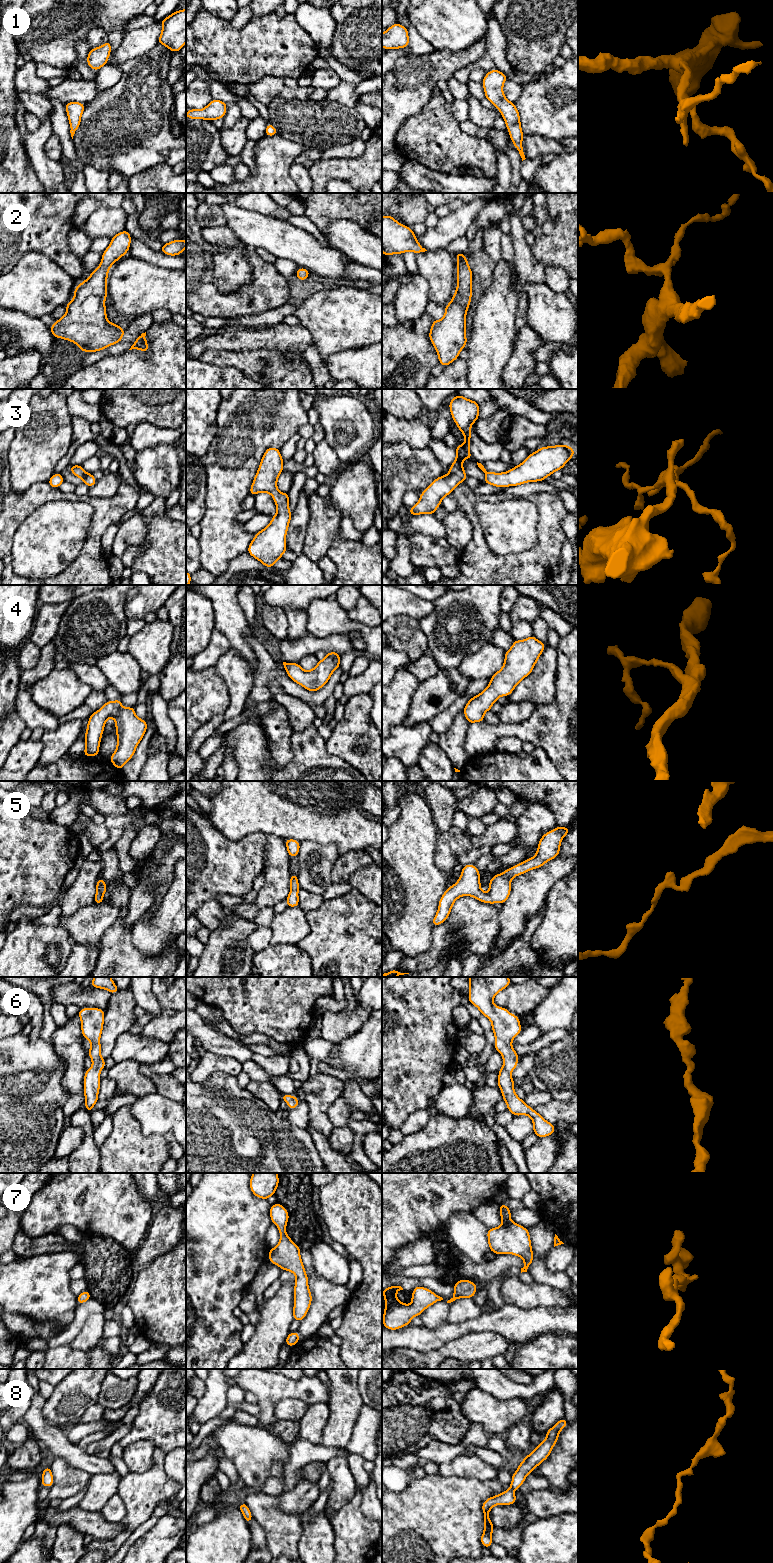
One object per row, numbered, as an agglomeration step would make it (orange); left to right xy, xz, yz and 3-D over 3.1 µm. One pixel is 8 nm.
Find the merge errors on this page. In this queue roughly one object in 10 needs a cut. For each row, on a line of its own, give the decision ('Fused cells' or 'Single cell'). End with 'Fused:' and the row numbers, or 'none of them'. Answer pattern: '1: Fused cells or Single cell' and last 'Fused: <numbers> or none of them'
1: Single cell
2: Single cell
3: Single cell
4: Single cell
5: Single cell
6: Single cell
7: Single cell
8: Single cell
Fused: none of them

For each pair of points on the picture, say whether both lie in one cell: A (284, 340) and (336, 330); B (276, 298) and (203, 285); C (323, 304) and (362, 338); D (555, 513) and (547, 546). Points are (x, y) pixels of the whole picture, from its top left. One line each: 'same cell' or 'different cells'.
A: different cells
B: same cell
C: same cell
D: same cell

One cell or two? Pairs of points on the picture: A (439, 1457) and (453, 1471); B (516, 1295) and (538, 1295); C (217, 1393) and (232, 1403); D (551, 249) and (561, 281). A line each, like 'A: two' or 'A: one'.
A: two
B: one
C: two
D: two

